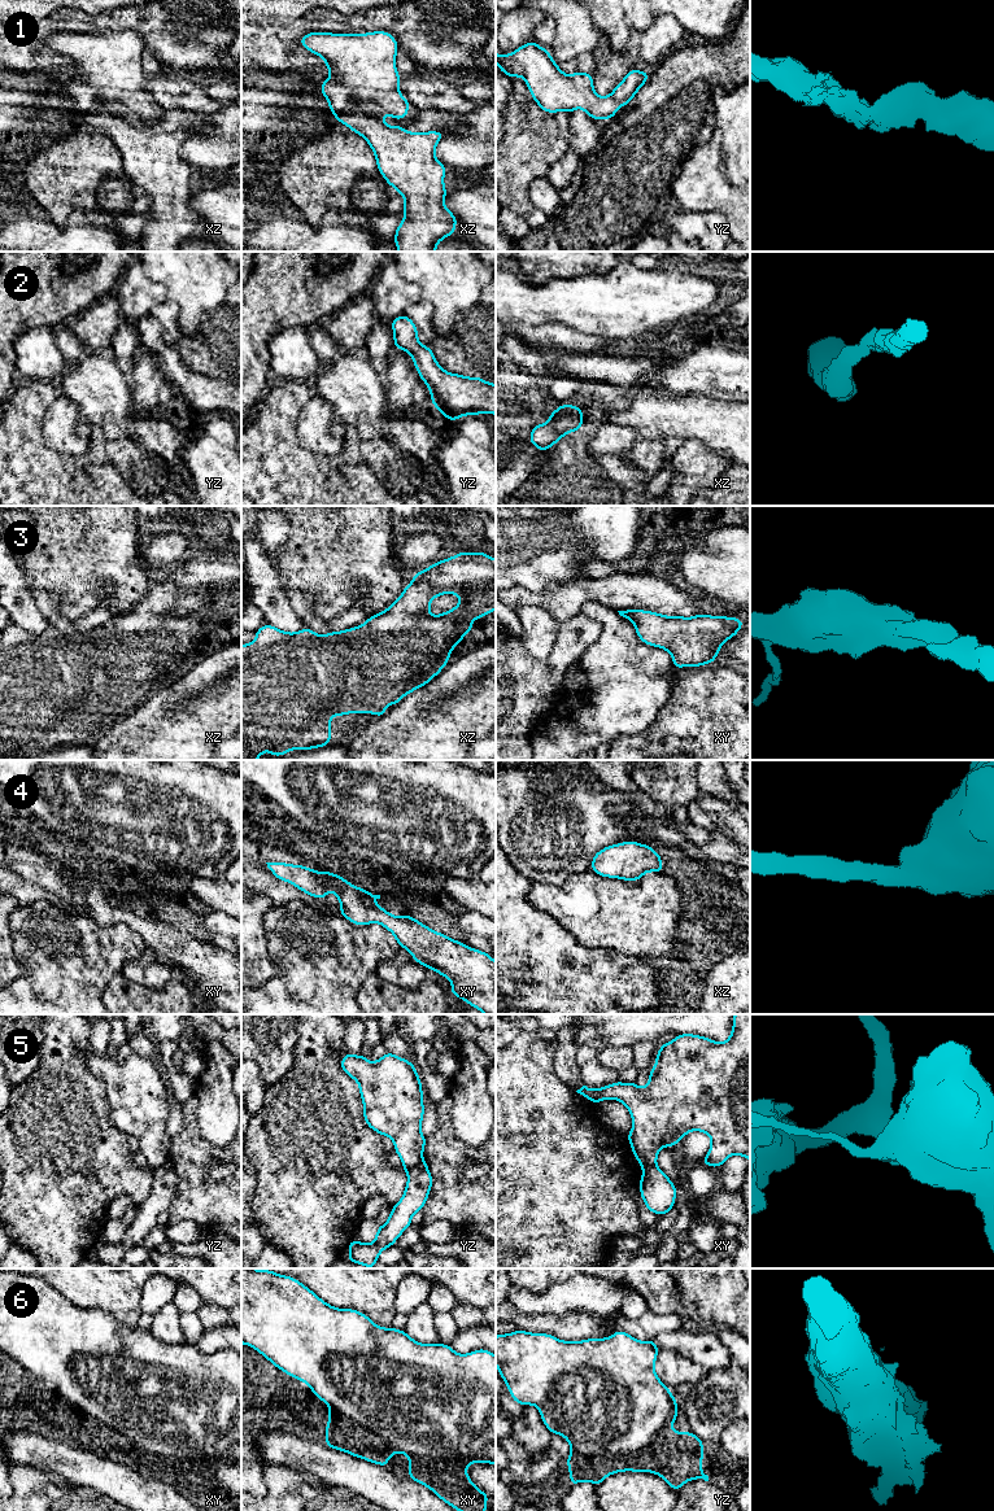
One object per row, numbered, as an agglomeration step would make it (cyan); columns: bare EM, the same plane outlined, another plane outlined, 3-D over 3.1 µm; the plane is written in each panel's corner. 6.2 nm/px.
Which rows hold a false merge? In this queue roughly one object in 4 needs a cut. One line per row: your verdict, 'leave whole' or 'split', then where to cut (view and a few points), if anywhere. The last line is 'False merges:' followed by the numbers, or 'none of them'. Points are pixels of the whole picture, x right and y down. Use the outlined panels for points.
1: leave whole | no cut
2: leave whole | no cut
3: leave whole | no cut
4: leave whole | no cut
5: split | yz (422, 1158), (408, 1173)
6: leave whole | no cut
False merges: 5

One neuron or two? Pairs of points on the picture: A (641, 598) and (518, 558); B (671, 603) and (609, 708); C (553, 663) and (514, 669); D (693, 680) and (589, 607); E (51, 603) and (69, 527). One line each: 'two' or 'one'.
A: two
B: two
C: one
D: two
E: two

